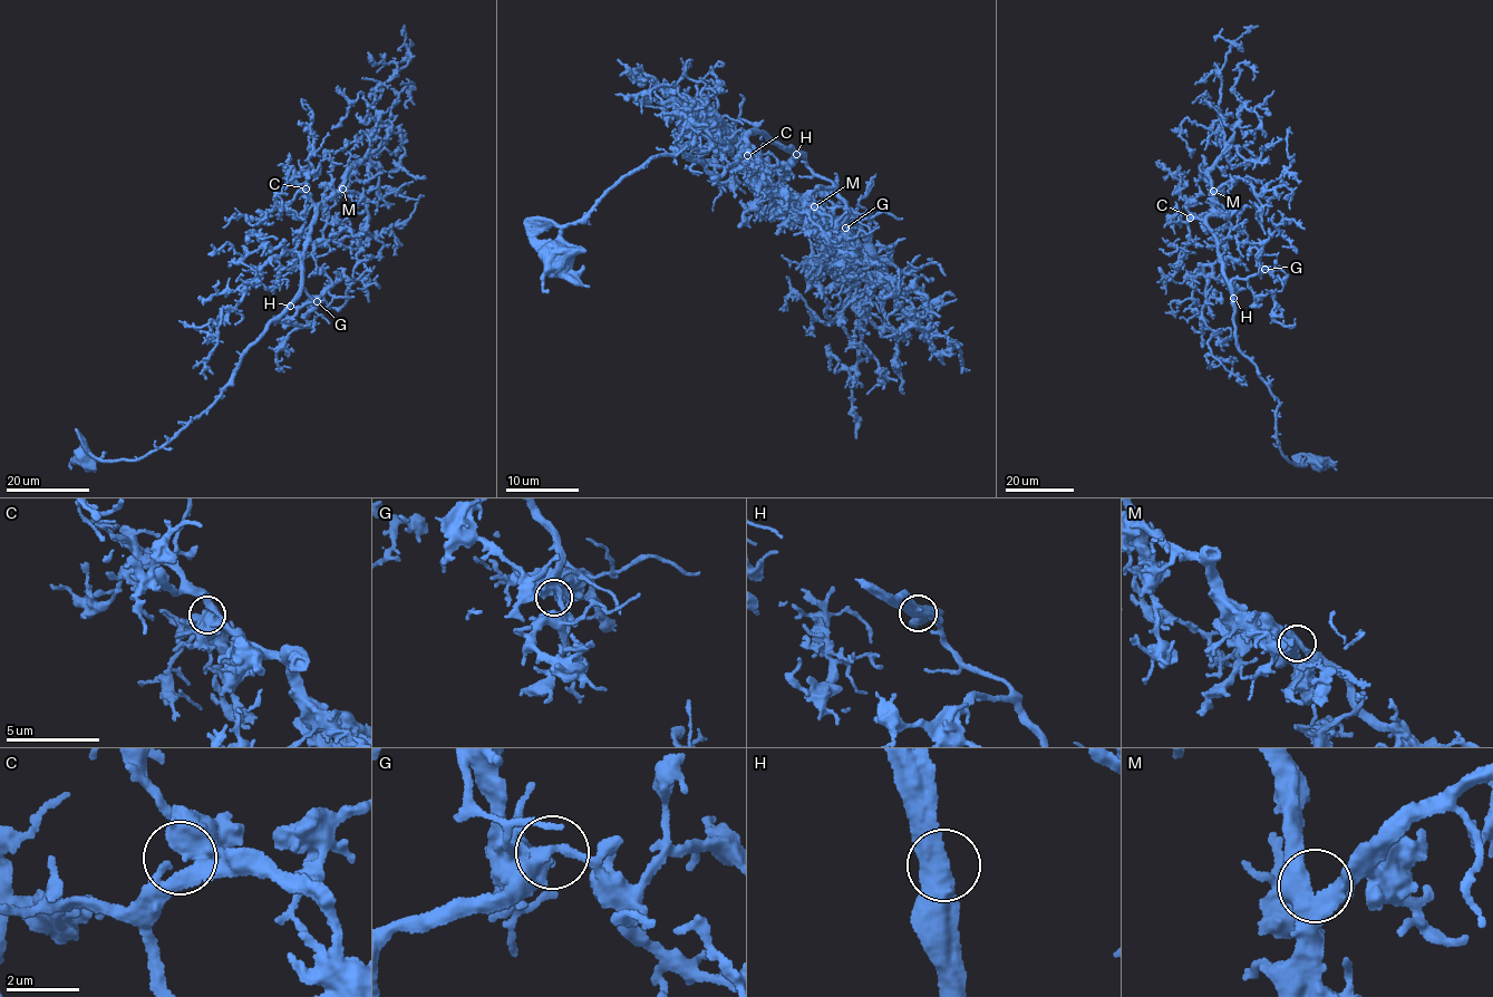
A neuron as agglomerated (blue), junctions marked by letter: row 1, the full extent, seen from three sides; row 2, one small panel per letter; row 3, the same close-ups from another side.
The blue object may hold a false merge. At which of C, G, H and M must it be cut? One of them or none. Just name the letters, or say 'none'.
none

